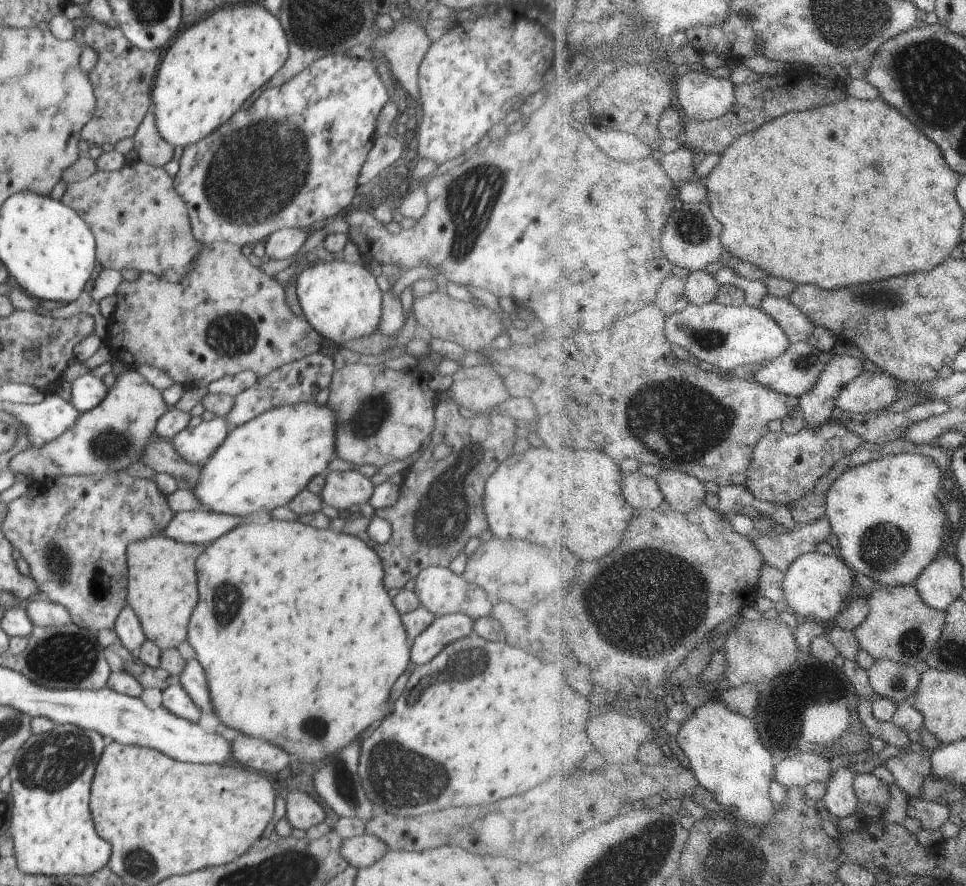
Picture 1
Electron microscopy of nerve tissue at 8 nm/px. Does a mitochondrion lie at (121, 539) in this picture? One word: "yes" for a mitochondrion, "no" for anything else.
no

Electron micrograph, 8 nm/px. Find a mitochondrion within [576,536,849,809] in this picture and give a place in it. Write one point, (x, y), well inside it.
(664, 607)

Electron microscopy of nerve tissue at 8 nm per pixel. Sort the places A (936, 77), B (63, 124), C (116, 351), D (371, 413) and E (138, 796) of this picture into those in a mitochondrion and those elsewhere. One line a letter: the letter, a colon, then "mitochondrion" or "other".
A: mitochondrion
B: other
C: other
D: mitochondrion
E: other

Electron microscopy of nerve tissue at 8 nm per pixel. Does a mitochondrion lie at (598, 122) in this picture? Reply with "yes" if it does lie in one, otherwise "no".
no

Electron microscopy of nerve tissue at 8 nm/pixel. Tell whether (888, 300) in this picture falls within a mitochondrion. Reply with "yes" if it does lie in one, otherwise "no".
yes

